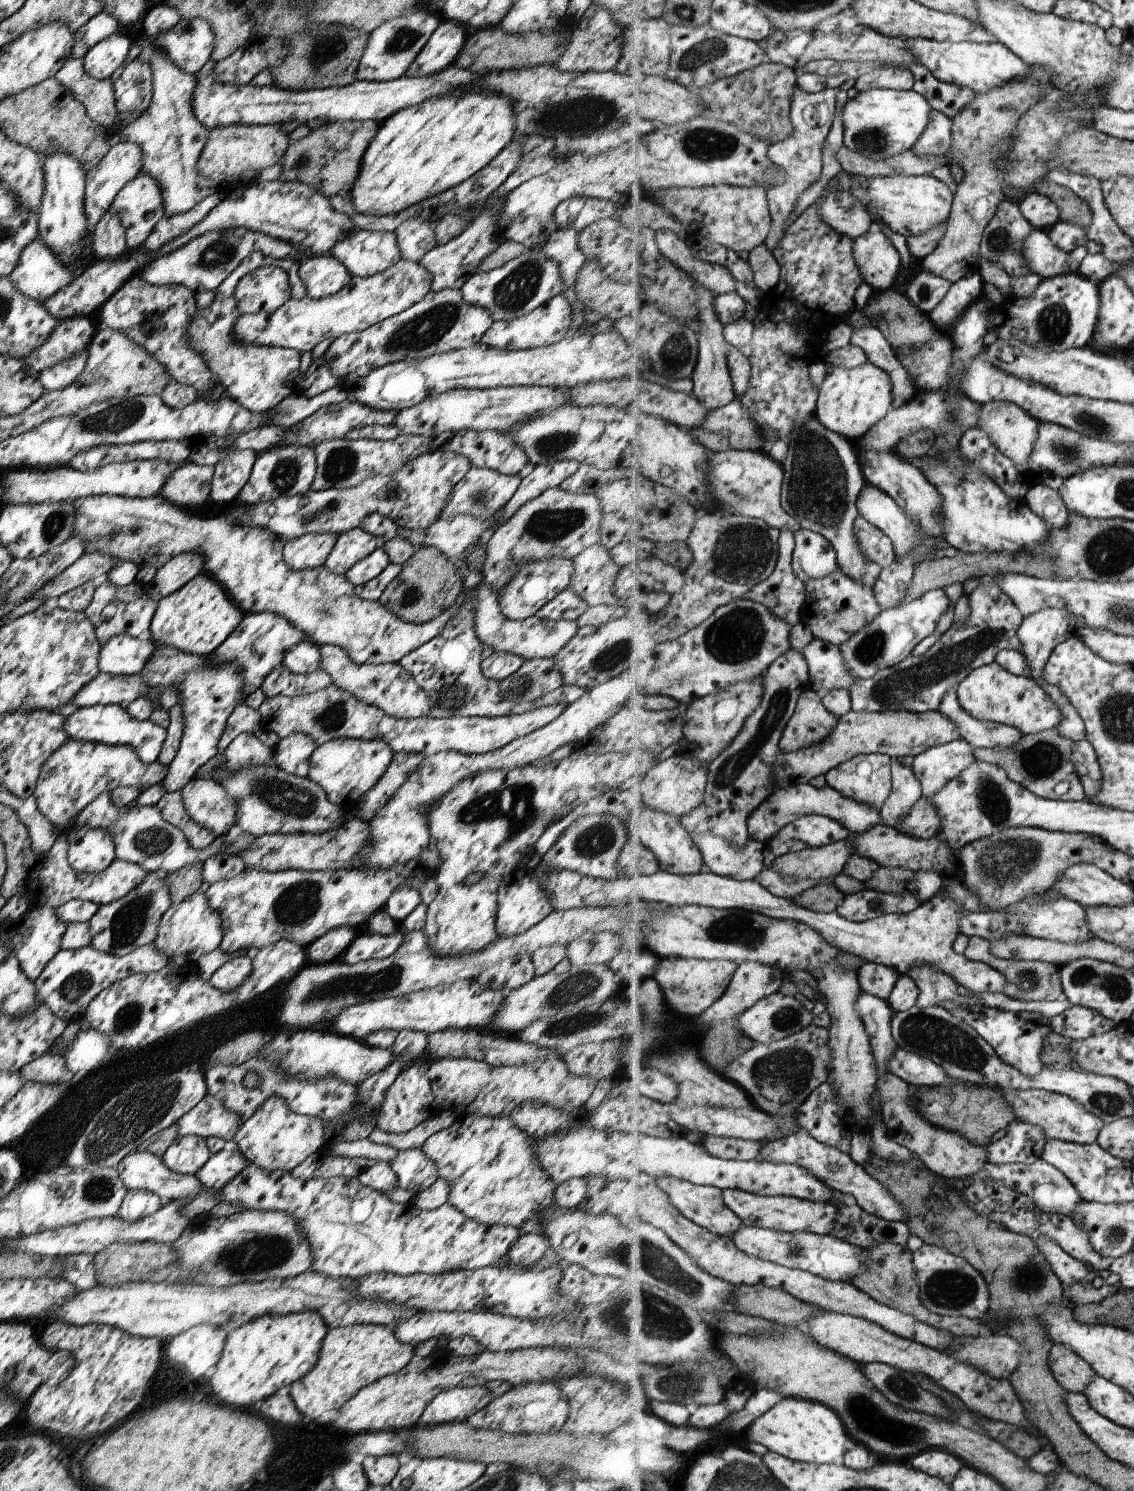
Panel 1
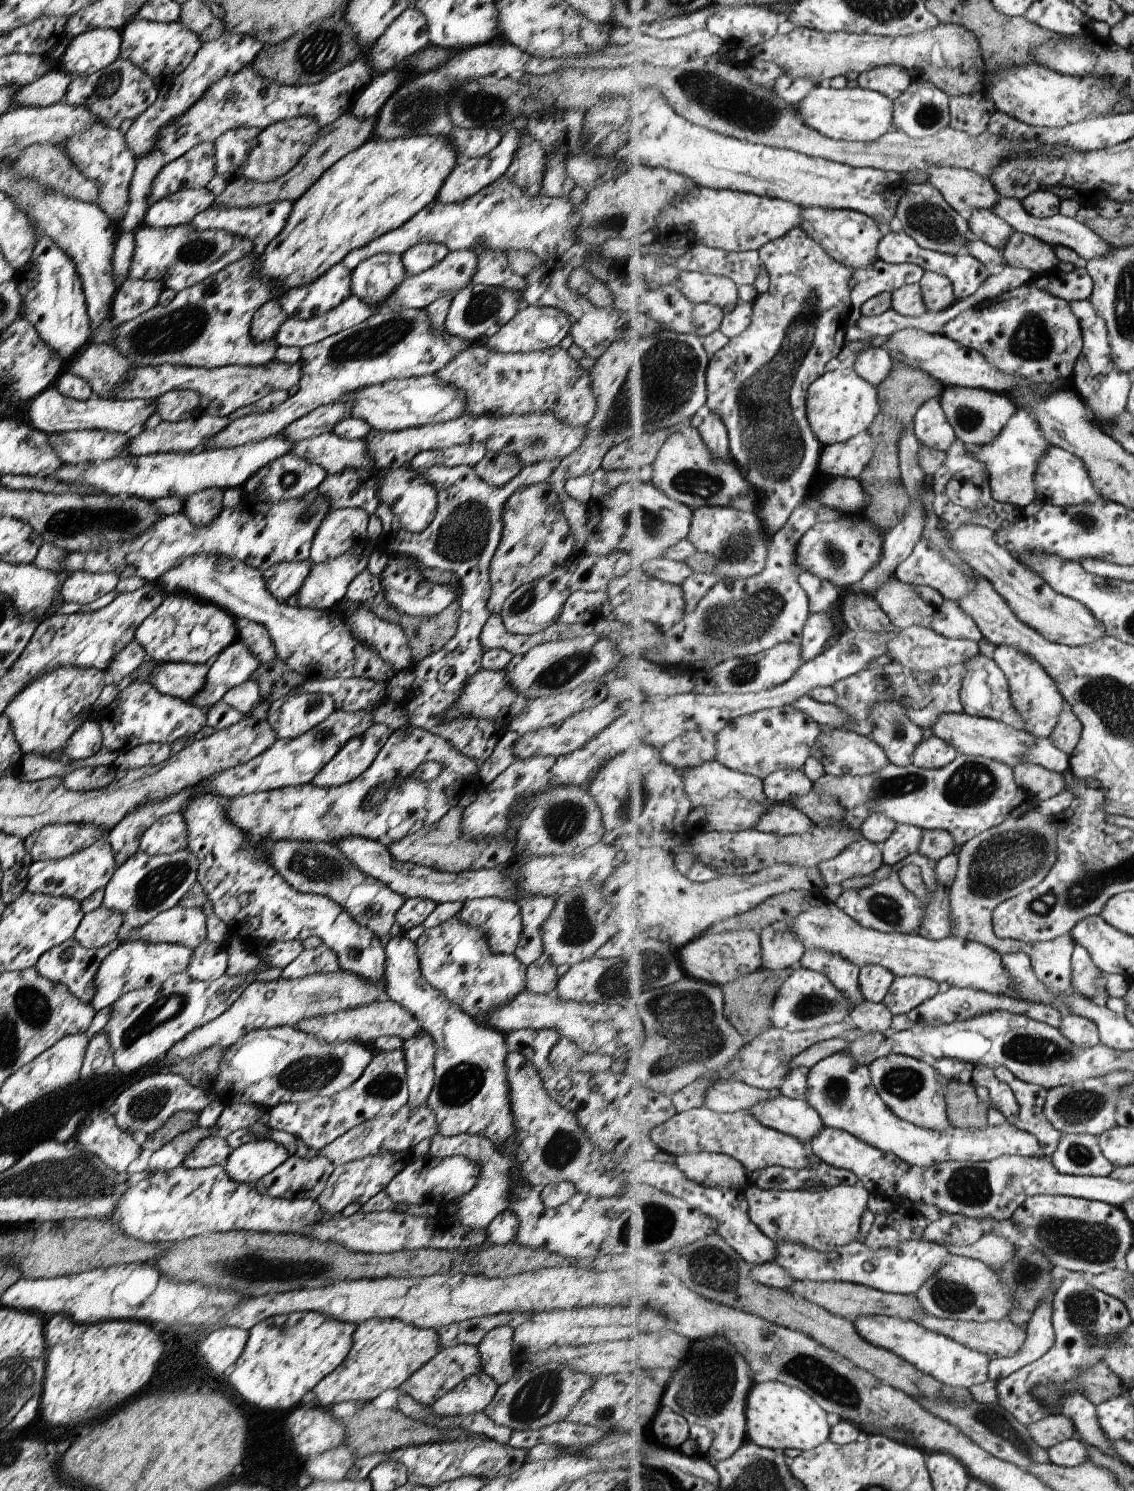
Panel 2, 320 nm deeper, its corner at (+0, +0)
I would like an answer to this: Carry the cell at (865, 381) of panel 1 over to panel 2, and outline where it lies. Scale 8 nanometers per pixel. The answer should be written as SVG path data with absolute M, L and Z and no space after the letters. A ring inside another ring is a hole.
M839 366L818 378L809 390L808 417L815 434L824 447L848 441L869 430L879 414L881 403L879 391L853 369Z

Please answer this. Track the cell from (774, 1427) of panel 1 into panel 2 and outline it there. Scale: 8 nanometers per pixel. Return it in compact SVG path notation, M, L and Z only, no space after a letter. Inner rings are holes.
M781 1381L754 1382L746 1402L746 1438L762 1447L787 1450L811 1450L827 1442L832 1425L829 1414L806 1392Z

